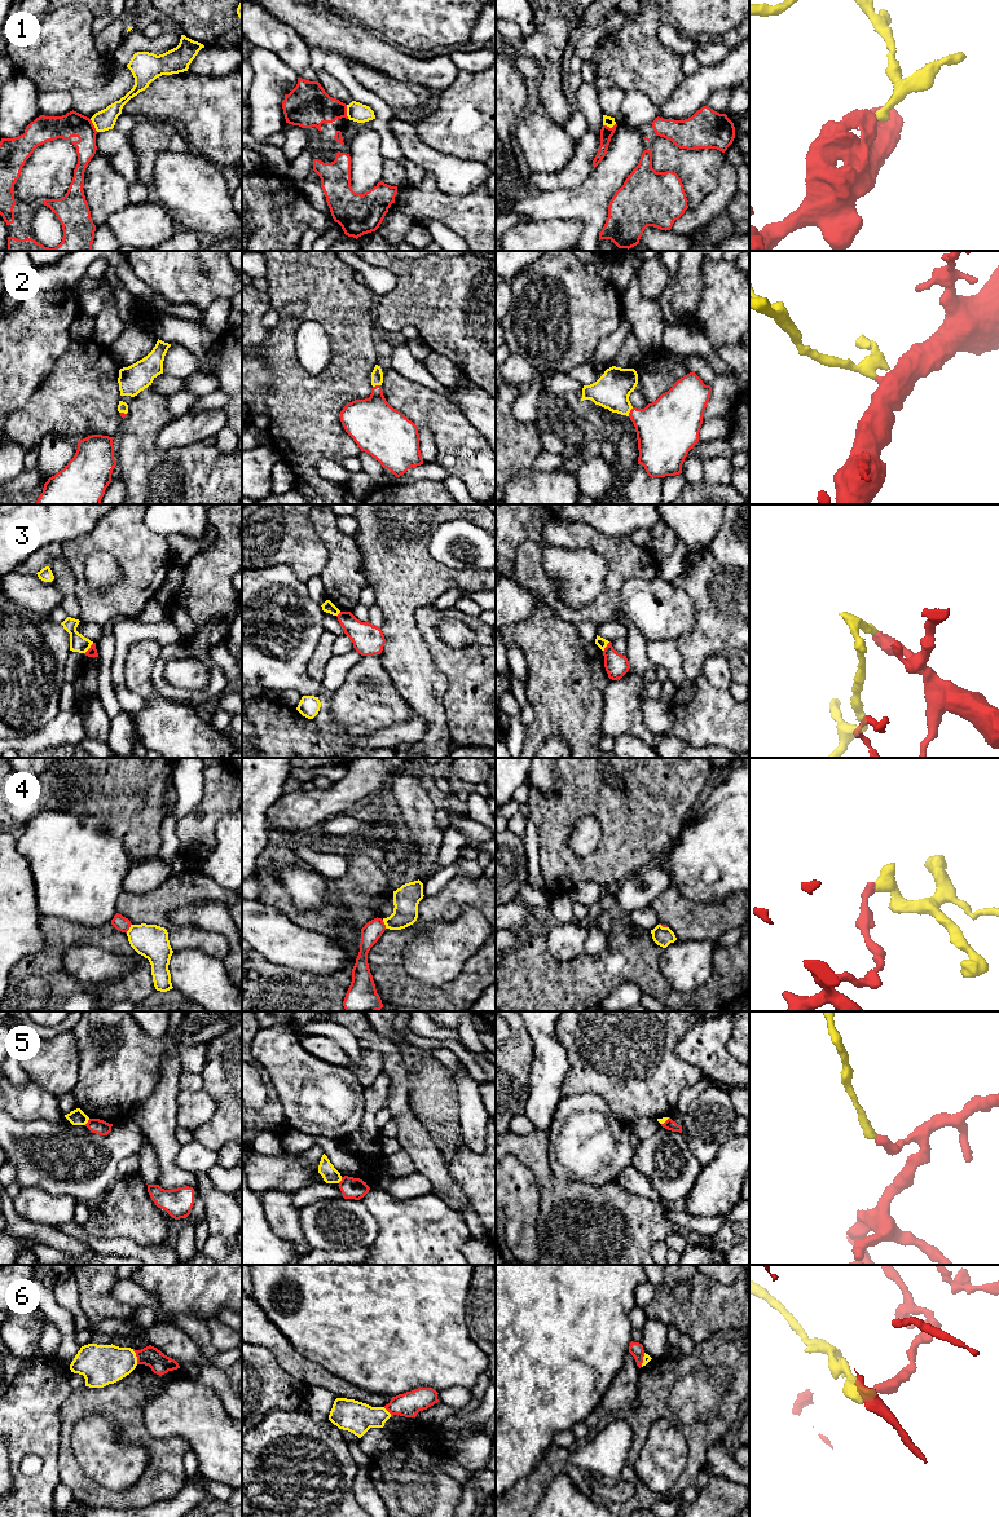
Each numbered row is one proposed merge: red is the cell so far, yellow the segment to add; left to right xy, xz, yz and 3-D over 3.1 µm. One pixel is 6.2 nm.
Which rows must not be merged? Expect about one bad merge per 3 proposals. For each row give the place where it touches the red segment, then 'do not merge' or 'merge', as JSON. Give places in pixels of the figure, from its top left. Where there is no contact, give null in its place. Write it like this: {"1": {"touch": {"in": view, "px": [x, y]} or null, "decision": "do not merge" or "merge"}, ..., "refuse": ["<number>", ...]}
{"1": {"touch": {"in": "xz", "px": [346, 111]}, "decision": "do not merge"}, "2": {"touch": {"in": "yz", "px": [630, 411]}, "decision": "merge"}, "3": {"touch": {"in": "xy", "px": [89, 648]}, "decision": "do not merge"}, "4": {"touch": {"in": "xy", "px": [128, 929]}, "decision": "do not merge"}, "5": {"touch": {"in": "xy", "px": [88, 1121]}, "decision": "do not merge"}, "6": {"touch": {"in": "xy", "px": [136, 1355]}, "decision": "do not merge"}, "refuse": ["1", "3", "4", "5", "6"]}

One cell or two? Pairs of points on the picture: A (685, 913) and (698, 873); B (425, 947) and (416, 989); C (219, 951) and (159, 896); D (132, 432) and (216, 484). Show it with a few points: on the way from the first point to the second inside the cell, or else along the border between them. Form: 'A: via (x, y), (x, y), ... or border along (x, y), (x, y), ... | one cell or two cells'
A: border along (672, 883), (689, 899), (705, 903), (720, 902) | two cells
B: border along (403, 955), (403, 966), (422, 982), (449, 980) | two cells
C: via (199, 939), (180, 938), (159, 916) | one cell
D: via (152, 454), (171, 473), (184, 473), (194, 484) | one cell

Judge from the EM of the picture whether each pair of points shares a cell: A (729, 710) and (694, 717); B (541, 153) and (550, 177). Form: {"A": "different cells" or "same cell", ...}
{"A": "same cell", "B": "different cells"}

